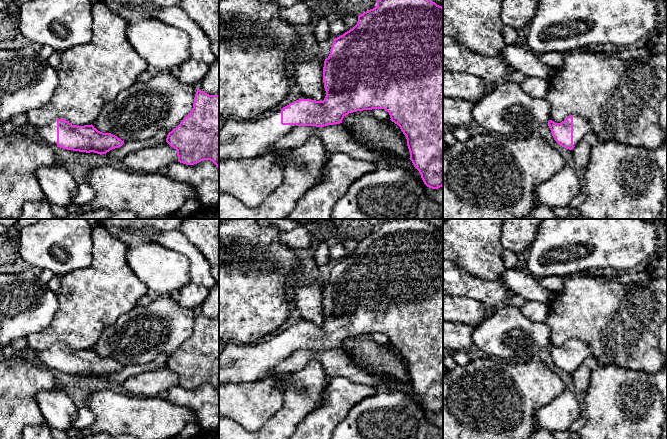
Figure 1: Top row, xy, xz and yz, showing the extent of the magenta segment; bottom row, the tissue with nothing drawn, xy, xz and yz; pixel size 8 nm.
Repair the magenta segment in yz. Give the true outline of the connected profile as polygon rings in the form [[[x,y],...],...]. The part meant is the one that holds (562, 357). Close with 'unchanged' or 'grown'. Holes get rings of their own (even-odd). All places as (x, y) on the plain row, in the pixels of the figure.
[[[570,339],[561,347],[548,345],[554,364],[562,371],[572,374],[582,362],[592,356],[589,346],[580,339]]]; grown

